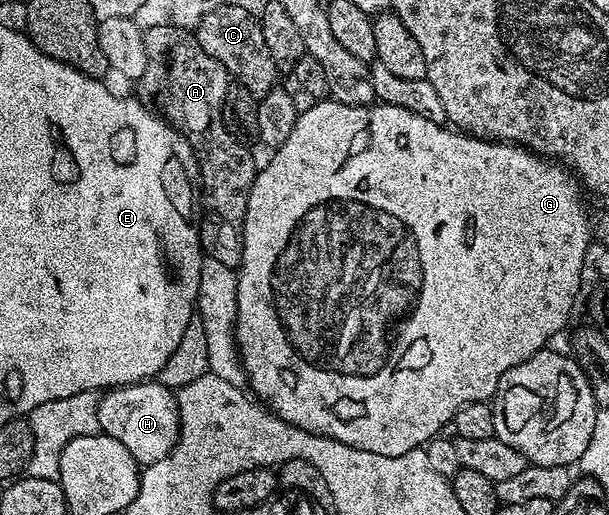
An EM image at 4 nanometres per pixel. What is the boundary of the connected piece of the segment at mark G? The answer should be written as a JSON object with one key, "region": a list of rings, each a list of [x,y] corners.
{"region":[[[319,99],[309,111],[299,114],[297,123],[293,127],[289,139],[281,143],[279,149],[270,154],[267,166],[260,168],[255,175],[255,181],[249,191],[249,203],[245,211],[243,224],[243,250],[241,263],[237,270],[237,319],[235,320],[235,346],[239,349],[239,358],[243,370],[247,372],[247,385],[250,392],[272,413],[285,419],[285,423],[293,423],[293,427],[301,427],[310,433],[325,435],[345,443],[349,447],[357,447],[361,451],[371,451],[376,455],[397,456],[426,446],[432,437],[440,436],[443,429],[454,422],[457,411],[465,403],[474,401],[490,402],[497,391],[497,383],[505,371],[517,367],[534,353],[546,349],[552,344],[551,340],[562,331],[575,309],[575,300],[579,297],[579,284],[583,281],[583,269],[587,259],[587,249],[593,244],[593,225],[587,221],[587,209],[579,198],[581,185],[578,180],[562,164],[551,159],[544,159],[518,145],[484,139],[479,135],[468,135],[463,131],[456,131],[446,124],[430,121],[405,107],[393,107],[382,103],[370,105],[343,105],[340,101]]]}

